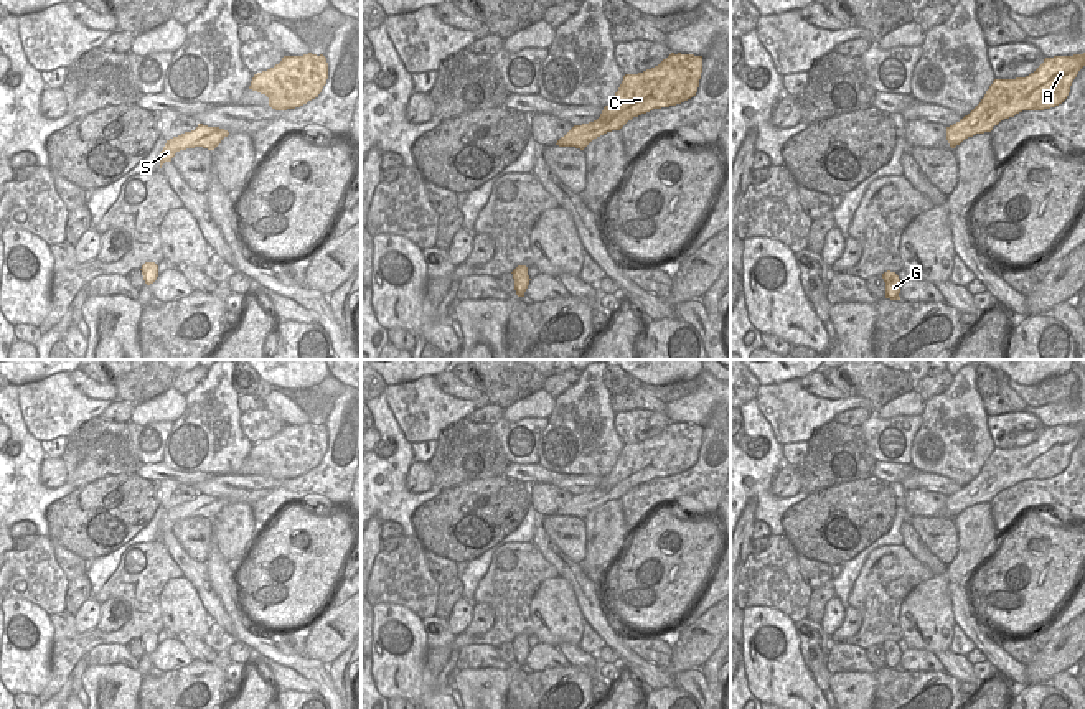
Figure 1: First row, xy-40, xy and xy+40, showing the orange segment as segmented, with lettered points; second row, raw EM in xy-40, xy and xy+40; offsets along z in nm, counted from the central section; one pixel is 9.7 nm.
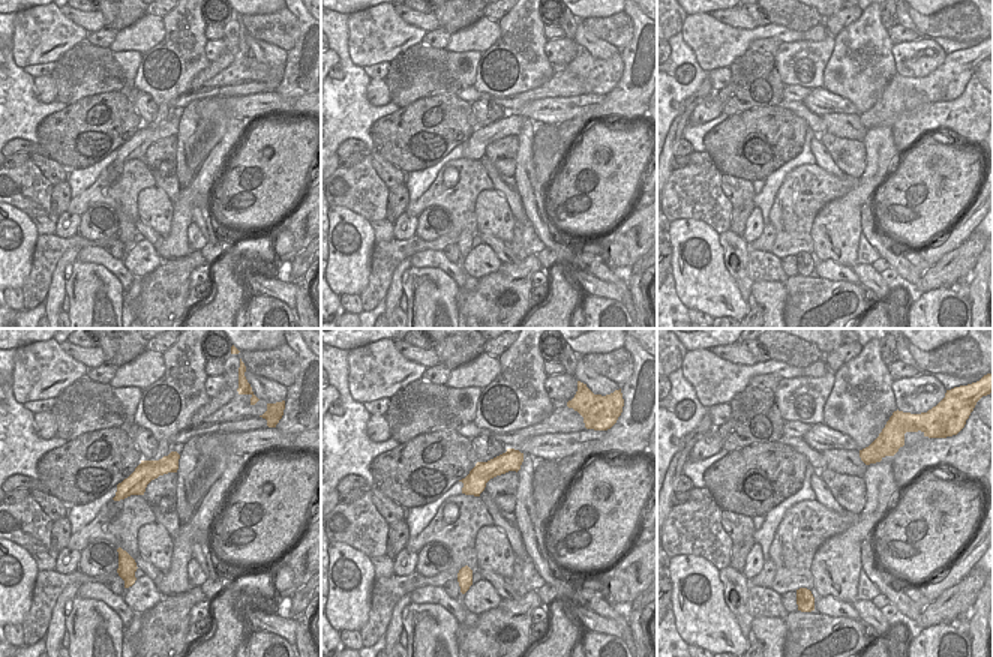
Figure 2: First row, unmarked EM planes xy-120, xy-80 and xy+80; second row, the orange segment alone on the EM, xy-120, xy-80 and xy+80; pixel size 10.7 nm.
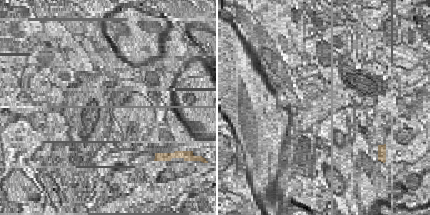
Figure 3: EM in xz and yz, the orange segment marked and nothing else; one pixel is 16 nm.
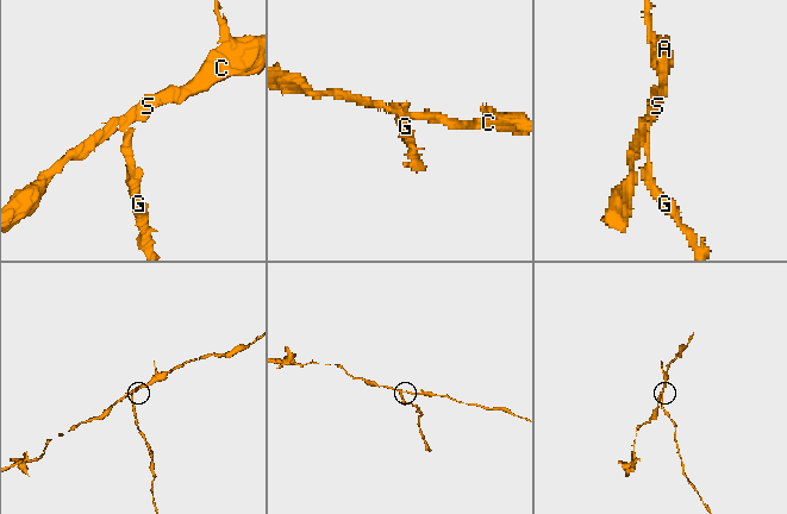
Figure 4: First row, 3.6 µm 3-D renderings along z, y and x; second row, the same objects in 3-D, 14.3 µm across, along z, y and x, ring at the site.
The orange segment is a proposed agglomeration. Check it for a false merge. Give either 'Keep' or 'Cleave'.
Cleave.

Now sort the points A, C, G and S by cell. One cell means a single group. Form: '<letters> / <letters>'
A C S / G

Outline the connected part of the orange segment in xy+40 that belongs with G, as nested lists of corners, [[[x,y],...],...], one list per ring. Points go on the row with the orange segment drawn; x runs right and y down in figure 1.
[[[887,270],[882,274],[882,279],[885,282],[885,298],[900,300],[899,293],[900,293],[902,282],[899,275],[895,272]]]

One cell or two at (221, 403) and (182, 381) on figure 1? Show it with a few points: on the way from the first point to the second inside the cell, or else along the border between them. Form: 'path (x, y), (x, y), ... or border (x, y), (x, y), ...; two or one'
border (206, 376), (185, 394); two

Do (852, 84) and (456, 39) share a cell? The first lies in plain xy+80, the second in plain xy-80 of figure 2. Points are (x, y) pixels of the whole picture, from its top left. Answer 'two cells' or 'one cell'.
two cells

